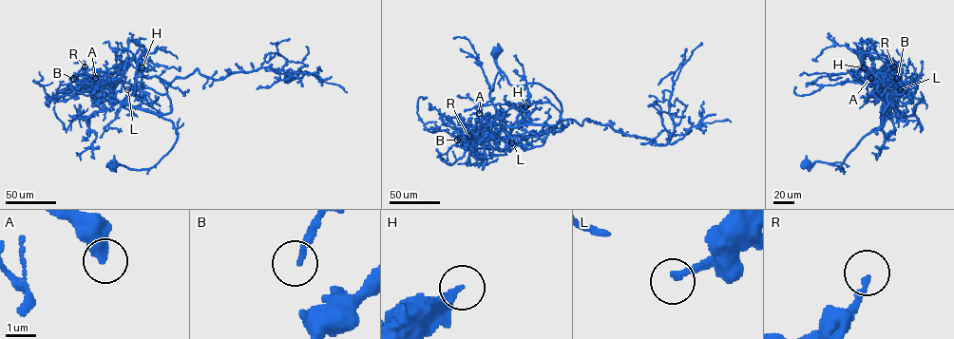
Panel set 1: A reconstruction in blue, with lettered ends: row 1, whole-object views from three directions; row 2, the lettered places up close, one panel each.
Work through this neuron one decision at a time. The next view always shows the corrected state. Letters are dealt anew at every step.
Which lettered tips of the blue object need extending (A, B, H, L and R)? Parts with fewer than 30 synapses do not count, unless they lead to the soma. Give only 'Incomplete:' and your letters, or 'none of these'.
Incomplete: none of these

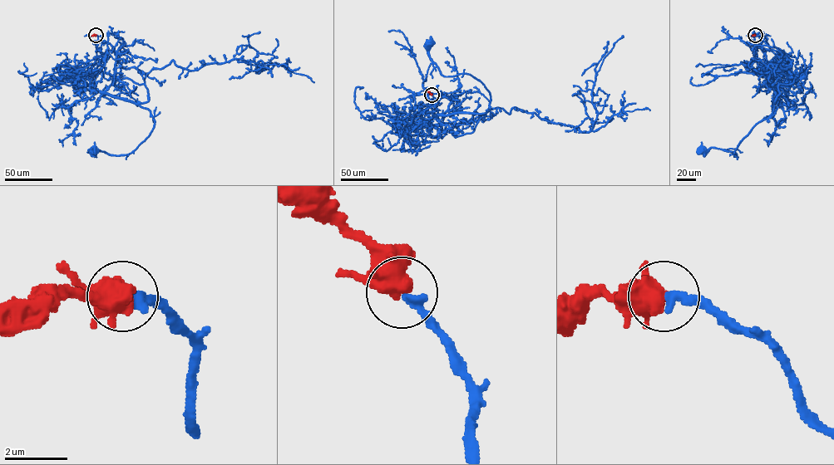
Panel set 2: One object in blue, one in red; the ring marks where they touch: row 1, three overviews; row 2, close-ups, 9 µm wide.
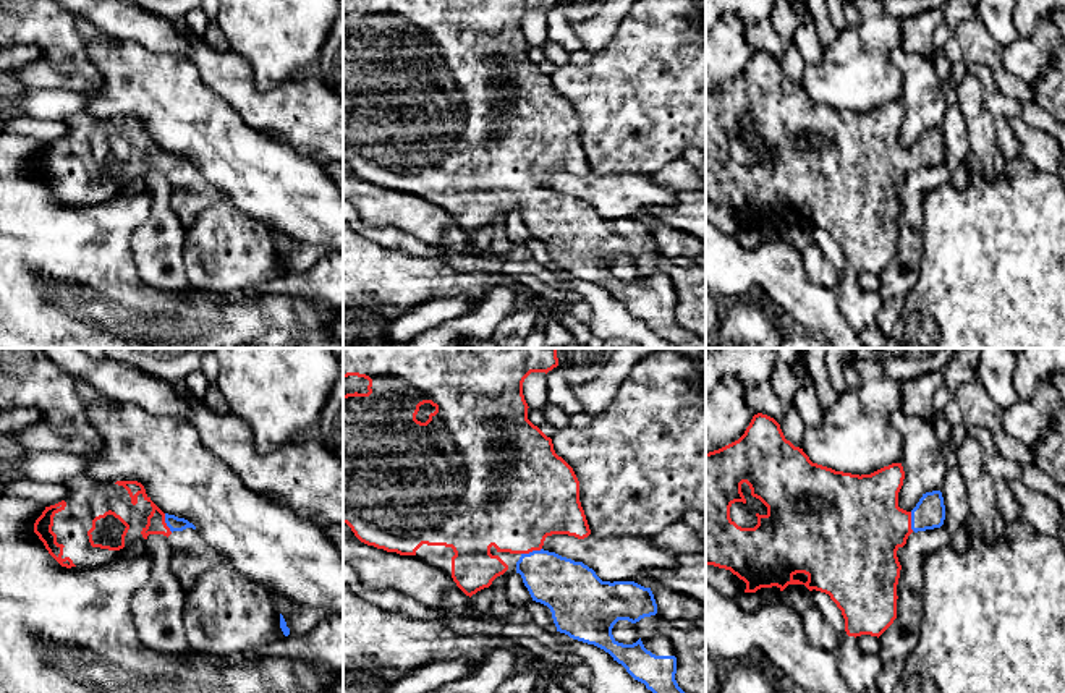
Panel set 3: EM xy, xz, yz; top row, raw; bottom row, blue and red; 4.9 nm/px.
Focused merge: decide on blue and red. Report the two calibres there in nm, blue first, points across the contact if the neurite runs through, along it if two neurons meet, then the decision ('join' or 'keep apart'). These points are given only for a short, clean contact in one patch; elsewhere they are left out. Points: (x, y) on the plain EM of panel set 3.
280/460 nm | across xz (565, 224), (531, 190), (513, 143) | join

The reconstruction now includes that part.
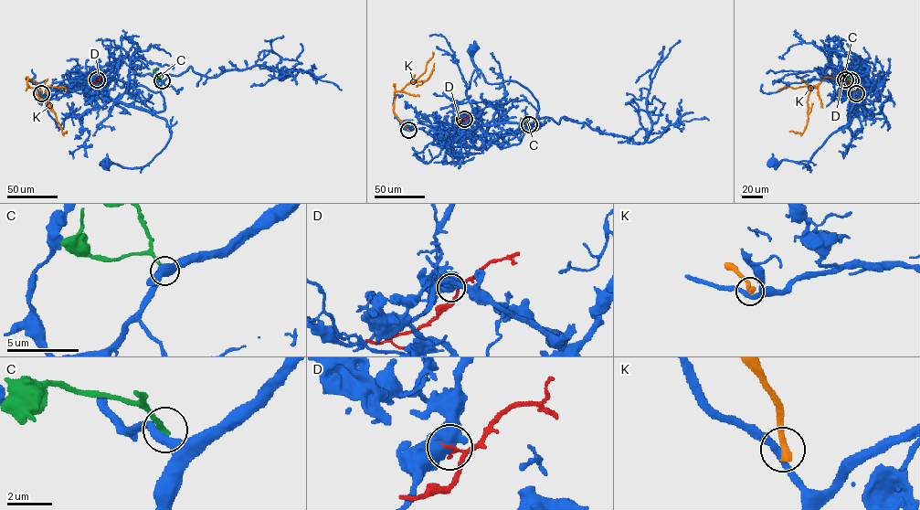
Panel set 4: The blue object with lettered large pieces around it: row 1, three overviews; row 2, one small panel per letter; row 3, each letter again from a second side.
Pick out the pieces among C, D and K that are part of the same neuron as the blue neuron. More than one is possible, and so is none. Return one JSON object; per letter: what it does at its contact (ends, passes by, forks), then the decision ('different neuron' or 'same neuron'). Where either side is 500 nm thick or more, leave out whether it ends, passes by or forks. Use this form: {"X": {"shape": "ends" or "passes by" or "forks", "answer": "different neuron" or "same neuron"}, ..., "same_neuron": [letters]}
{"C": {"shape": "ends", "answer": "different neuron"}, "D": {"answer": "different neuron"}, "K": {"shape": "ends", "answer": "different neuron"}, "same_neuron": []}

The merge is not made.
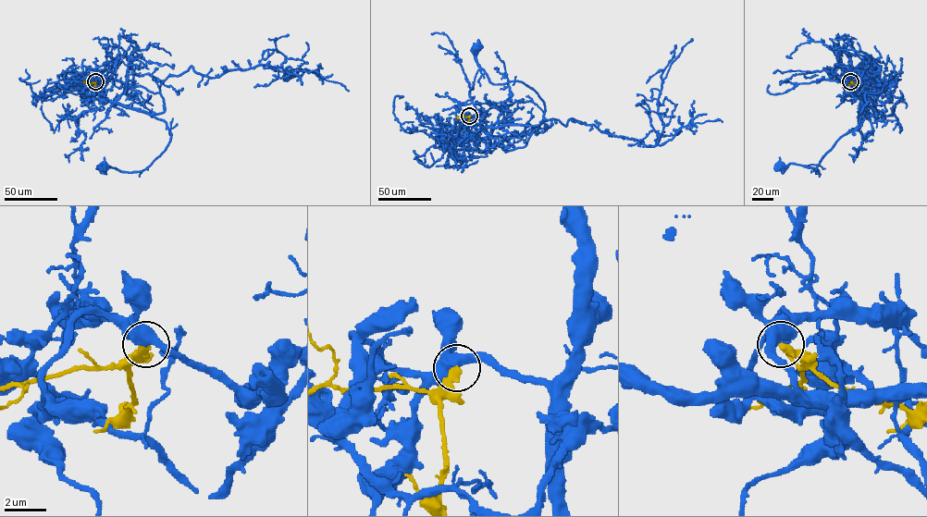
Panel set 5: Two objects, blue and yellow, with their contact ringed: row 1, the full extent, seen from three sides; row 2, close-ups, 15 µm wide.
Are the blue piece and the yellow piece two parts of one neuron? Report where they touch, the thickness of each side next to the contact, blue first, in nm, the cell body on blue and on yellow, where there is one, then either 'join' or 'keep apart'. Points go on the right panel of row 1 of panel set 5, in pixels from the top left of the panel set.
place (850, 81); calibres 550 and 400 nm; soma blue (783, 167); soma yellow none; keep apart

